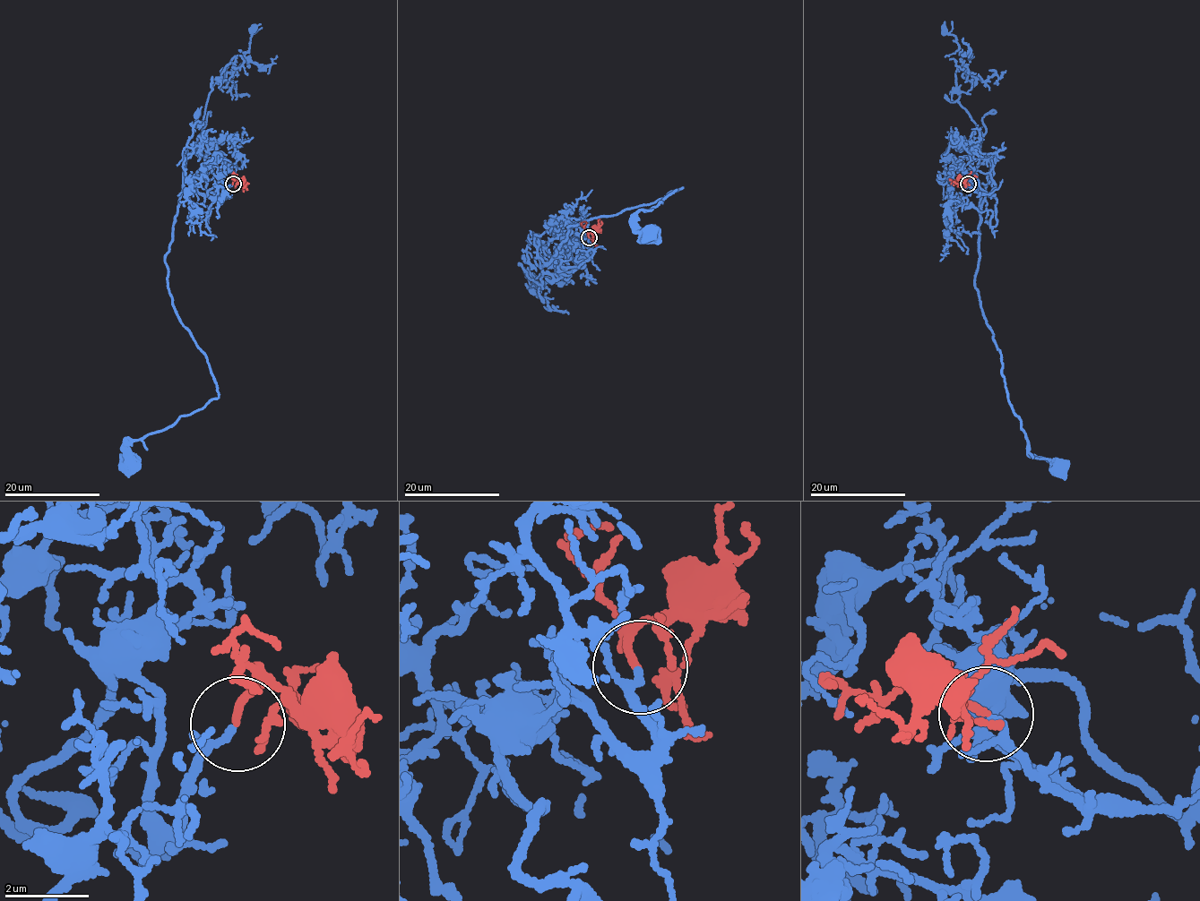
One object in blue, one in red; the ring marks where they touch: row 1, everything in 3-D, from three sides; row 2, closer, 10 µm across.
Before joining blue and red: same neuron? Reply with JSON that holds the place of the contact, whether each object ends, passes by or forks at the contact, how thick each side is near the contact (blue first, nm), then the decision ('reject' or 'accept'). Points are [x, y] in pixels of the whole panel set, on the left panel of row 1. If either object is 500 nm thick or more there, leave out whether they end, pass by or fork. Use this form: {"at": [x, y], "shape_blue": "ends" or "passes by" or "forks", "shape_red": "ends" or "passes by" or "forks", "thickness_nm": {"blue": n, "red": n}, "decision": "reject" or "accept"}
{"at": [233, 184], "shape_blue": "passes by", "shape_red": "ends", "thickness_nm": {"blue": 140, "red": 170}, "decision": "accept"}

